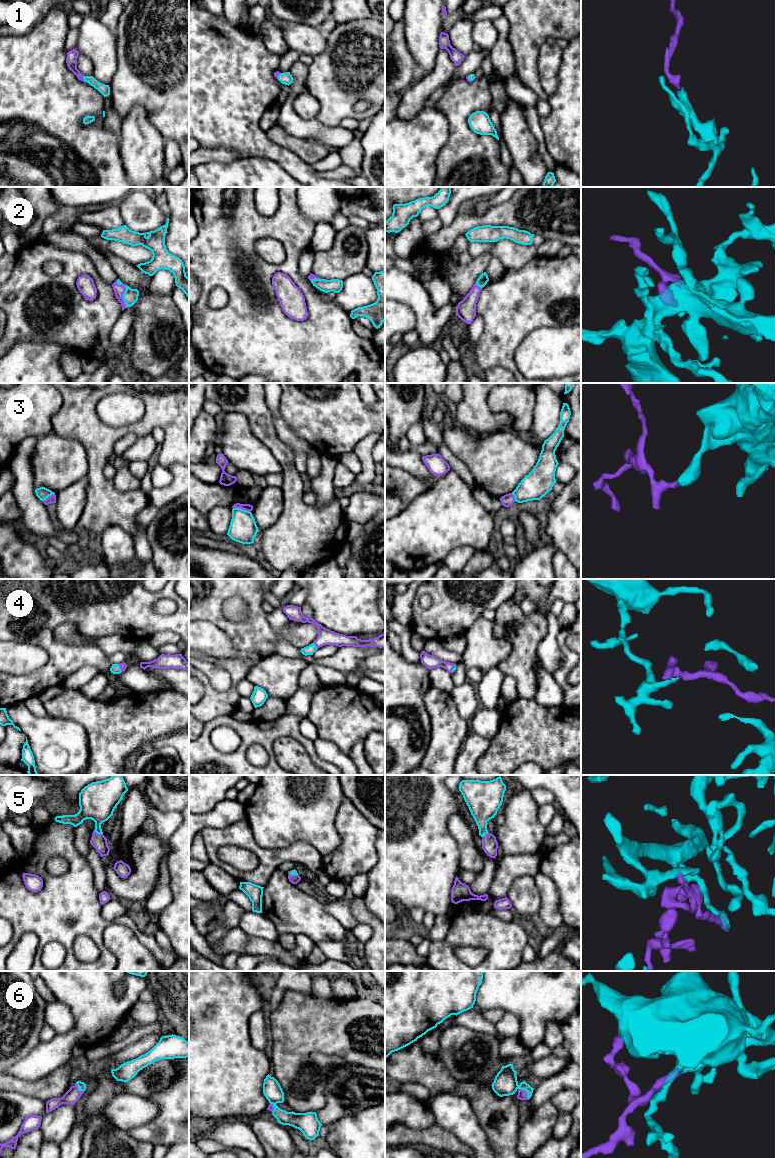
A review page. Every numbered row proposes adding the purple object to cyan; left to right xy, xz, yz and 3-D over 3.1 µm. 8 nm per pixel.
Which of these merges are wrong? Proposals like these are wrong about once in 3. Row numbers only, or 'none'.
3

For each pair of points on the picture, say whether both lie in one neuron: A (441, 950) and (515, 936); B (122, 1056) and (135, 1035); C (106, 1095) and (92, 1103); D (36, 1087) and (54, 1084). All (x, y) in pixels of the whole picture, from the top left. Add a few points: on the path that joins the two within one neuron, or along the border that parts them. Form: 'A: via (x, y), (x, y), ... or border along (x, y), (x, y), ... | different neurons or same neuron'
A: via (459, 936), (497, 936) | same neuron
B: border along (149, 1035), (143, 1035), (135, 1042), (107, 1056) | different neurons
C: via (103, 1095), (95, 1102) | same neuron
D: via (40, 1087), (50, 1087) | same neuron

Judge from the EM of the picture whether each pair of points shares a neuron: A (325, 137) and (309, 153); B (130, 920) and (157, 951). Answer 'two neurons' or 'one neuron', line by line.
A: two neurons
B: one neuron

